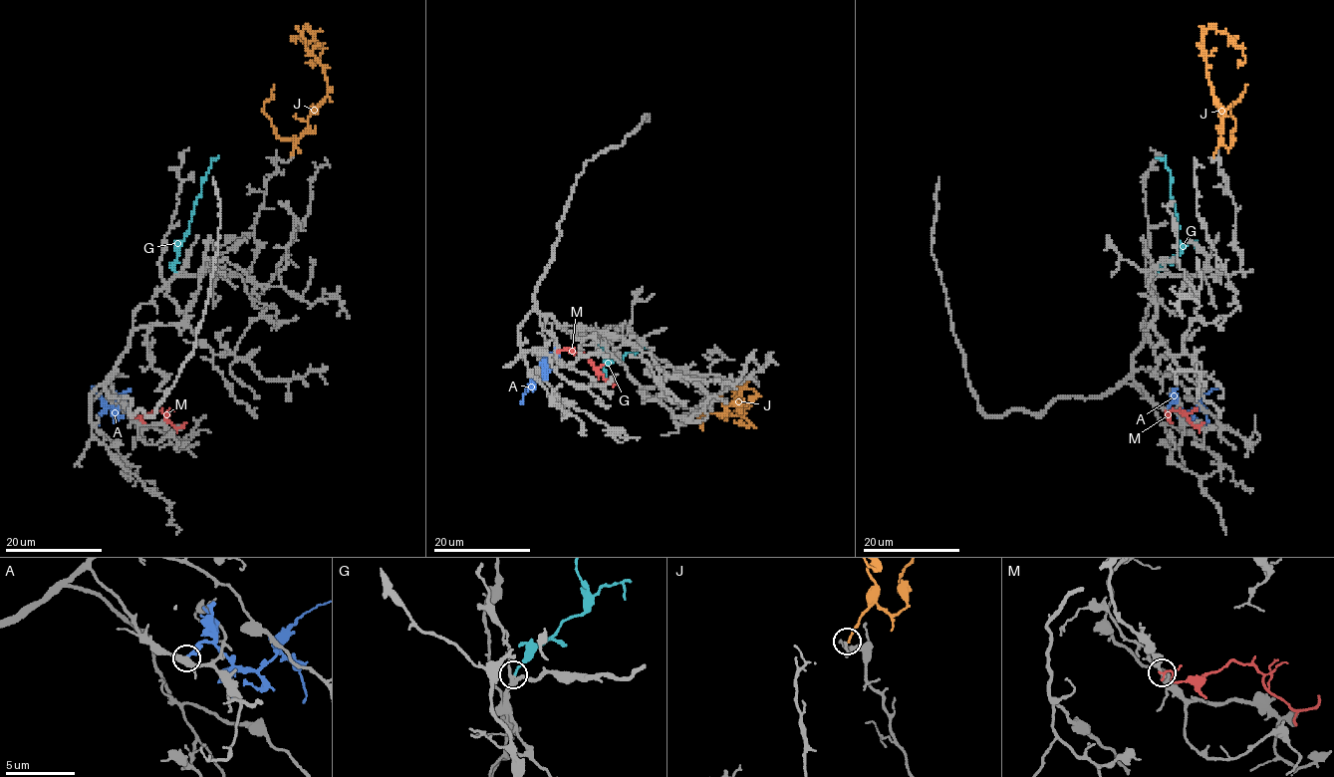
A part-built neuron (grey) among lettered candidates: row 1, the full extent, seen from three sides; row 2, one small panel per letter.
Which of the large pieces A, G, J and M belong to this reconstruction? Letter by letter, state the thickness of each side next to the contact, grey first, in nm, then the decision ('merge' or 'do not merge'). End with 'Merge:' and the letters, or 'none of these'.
A: 380 nm thick on the grey side, 240 nm on the other; do not merge
G: 280 nm thick on the grey side, 160 nm on the other; merge
J: 180 nm thick on the grey side, 150 nm on the other; do not merge
M: 280 nm thick on the grey side, 110 nm on the other; do not merge
Merge: G

